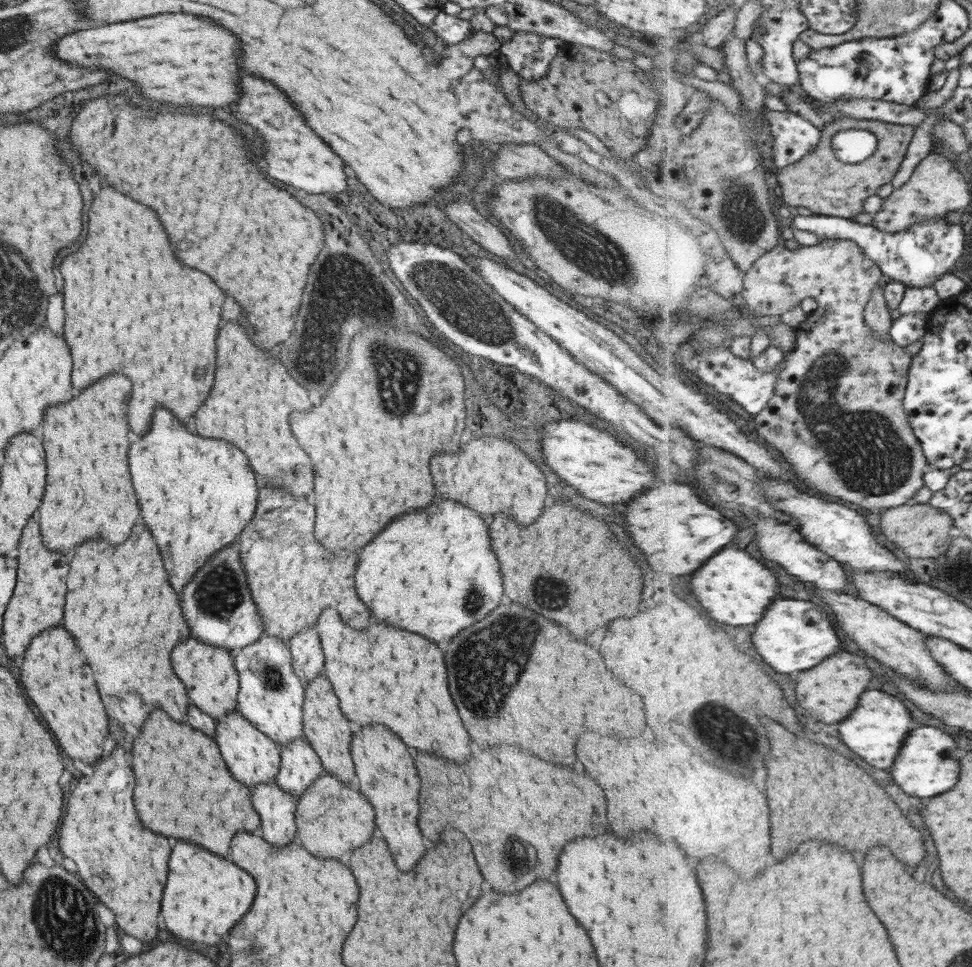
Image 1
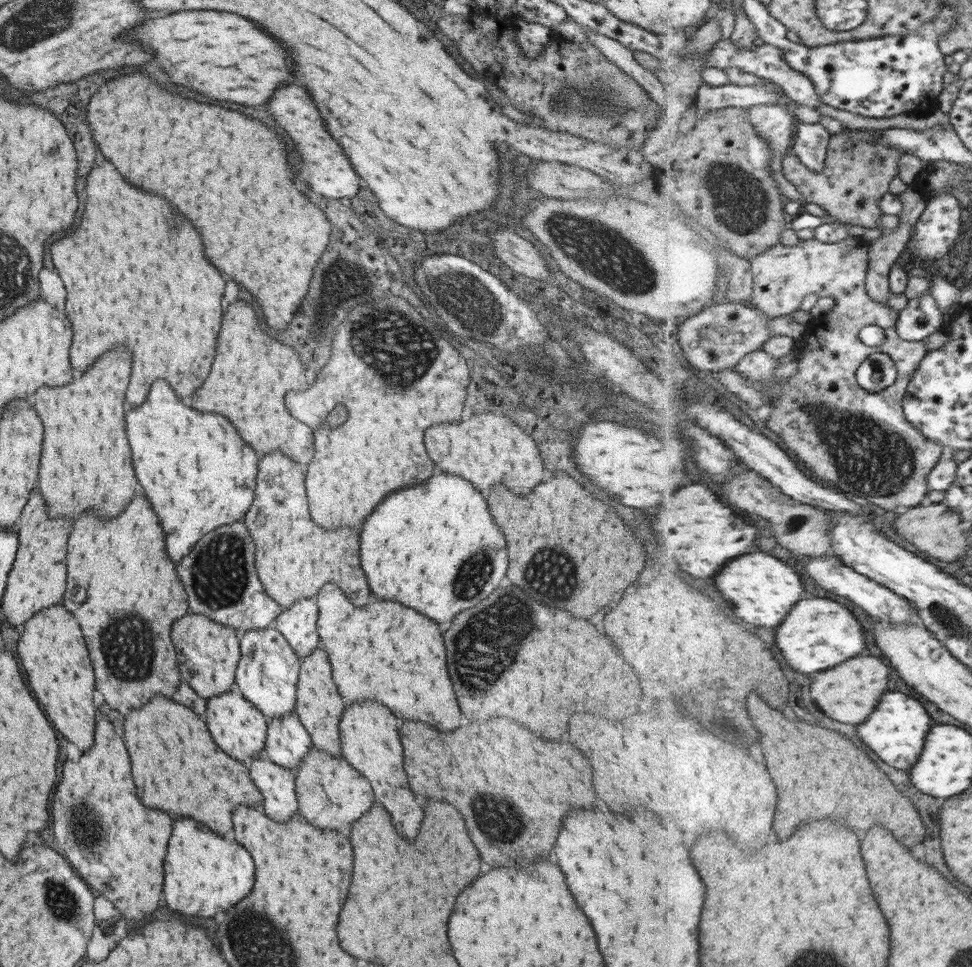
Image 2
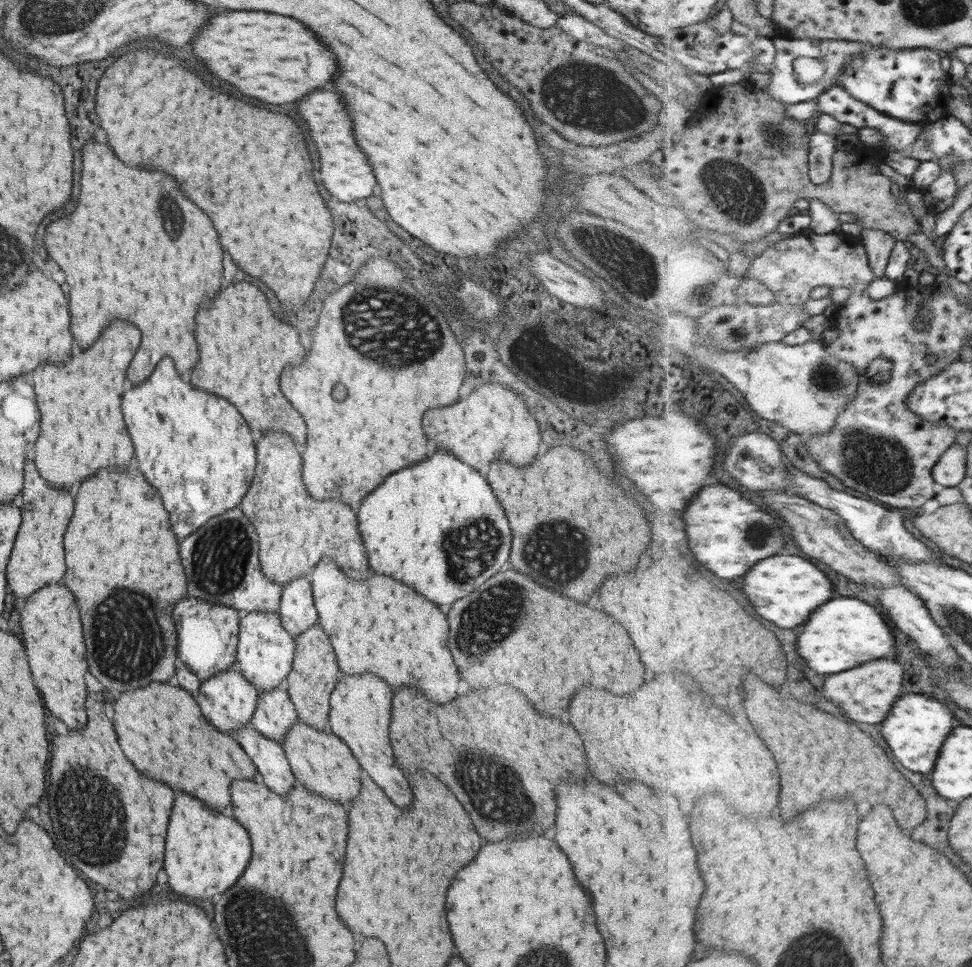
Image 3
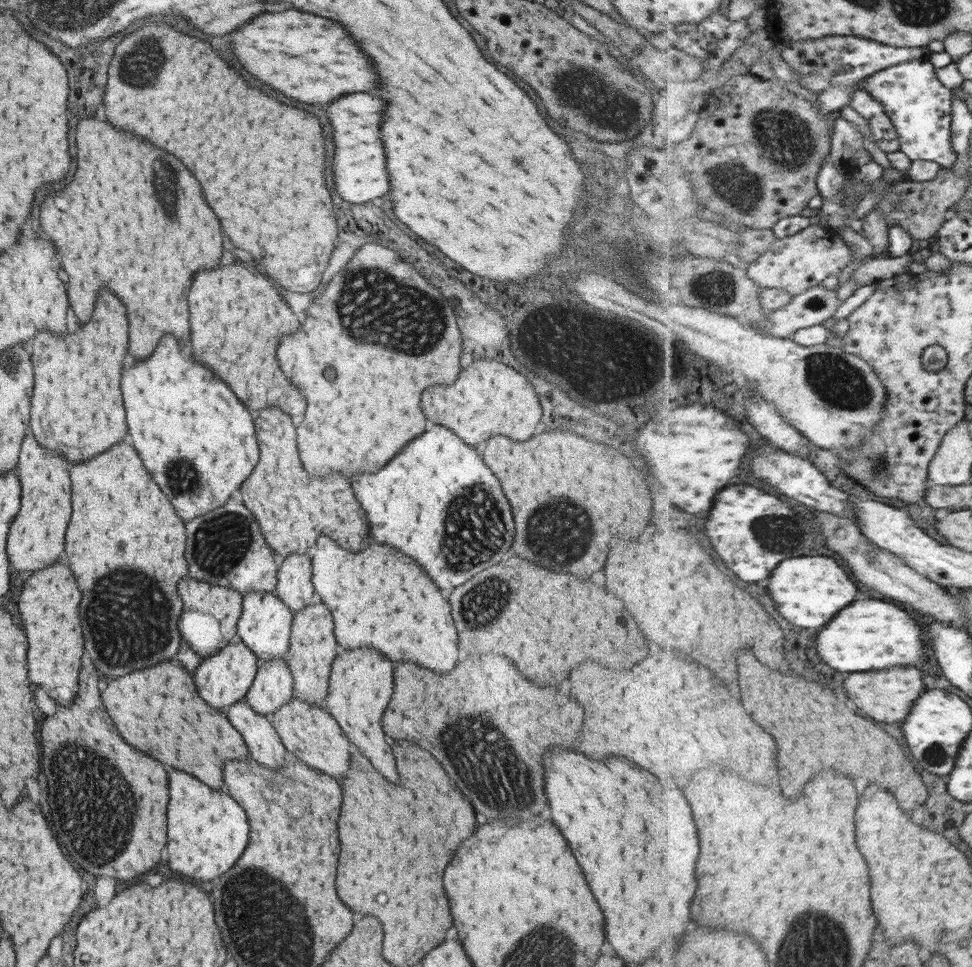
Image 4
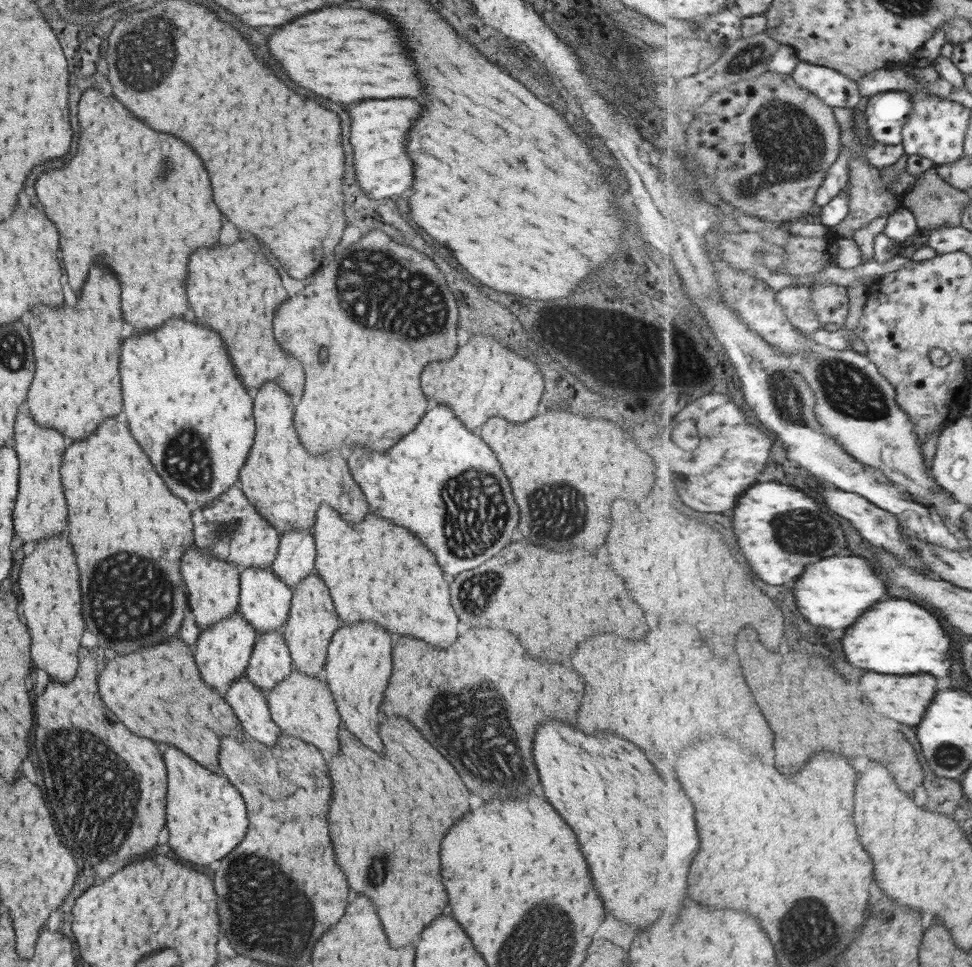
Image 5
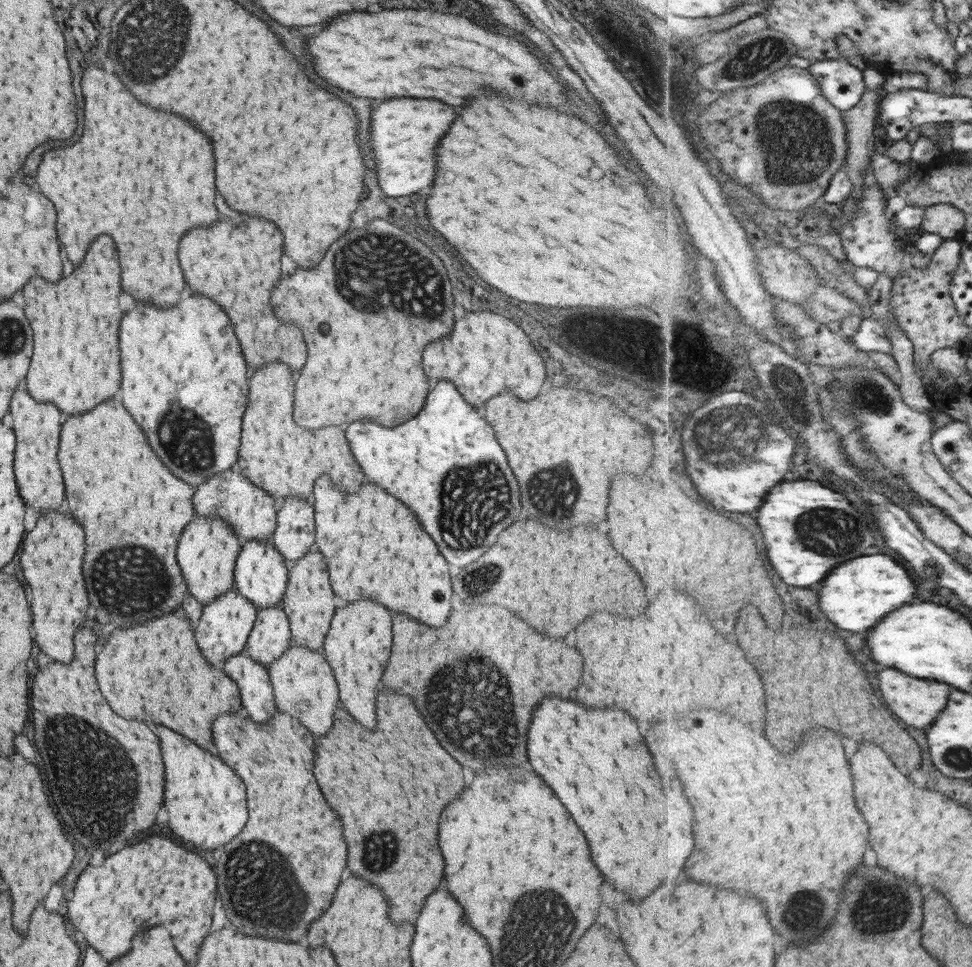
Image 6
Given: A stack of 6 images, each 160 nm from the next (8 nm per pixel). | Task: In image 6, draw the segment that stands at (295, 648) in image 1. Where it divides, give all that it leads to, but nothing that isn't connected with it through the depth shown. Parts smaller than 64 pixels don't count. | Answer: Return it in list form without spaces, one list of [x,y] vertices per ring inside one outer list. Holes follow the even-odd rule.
[[[300,498],[279,502],[270,543],[287,564],[299,560],[313,544],[313,510]]]

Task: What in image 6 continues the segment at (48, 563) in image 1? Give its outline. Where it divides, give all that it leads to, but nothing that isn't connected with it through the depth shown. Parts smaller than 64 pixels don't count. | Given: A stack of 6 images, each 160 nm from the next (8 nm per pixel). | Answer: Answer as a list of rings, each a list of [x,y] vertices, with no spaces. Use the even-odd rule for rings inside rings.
[[[17,388],[17,392],[11,395],[9,401],[9,418],[11,418],[11,430],[14,432],[15,448],[13,457],[14,481],[20,499],[25,502],[27,508],[35,508],[37,514],[43,514],[47,510],[57,510],[63,502],[63,480],[57,466],[57,420],[61,424],[61,414],[57,418],[55,406],[49,404],[37,404],[29,398],[27,392]]]

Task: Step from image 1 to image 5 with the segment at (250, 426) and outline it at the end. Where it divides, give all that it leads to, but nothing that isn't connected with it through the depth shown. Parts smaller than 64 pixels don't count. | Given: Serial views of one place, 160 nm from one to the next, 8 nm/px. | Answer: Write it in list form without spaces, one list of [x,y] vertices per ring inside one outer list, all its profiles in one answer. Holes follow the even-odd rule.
[[[239,240],[227,248],[197,248],[189,256],[185,290],[195,322],[221,336],[233,370],[245,390],[257,390],[263,382],[275,380],[289,396],[301,396],[303,368],[277,346],[273,334],[269,336],[273,312],[287,294],[281,288],[275,268],[267,264],[259,248],[253,250],[247,240]]]

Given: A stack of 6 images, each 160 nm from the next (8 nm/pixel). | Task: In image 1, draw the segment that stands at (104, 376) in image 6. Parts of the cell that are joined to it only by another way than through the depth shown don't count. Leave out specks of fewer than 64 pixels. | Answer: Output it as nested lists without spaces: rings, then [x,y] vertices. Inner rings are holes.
[[[111,374],[91,384],[75,400],[47,408],[41,426],[47,478],[45,478],[45,494],[37,510],[41,538],[47,550],[65,554],[75,548],[71,544],[79,544],[89,538],[103,538],[113,546],[127,540],[131,526],[137,520],[137,500],[133,496],[133,488],[127,472],[129,440],[125,426],[125,408],[127,408],[129,392],[131,392],[129,380],[121,374]]]

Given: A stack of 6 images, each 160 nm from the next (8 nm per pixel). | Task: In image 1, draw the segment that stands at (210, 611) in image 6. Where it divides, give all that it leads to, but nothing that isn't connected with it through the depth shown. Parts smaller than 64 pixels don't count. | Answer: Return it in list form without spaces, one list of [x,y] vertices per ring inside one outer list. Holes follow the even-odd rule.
[[[236,709],[214,722],[216,724],[215,742],[219,746],[219,752],[231,776],[250,790],[259,783],[273,783],[280,763],[279,748],[276,744],[257,728],[251,726],[249,721],[245,721]]]

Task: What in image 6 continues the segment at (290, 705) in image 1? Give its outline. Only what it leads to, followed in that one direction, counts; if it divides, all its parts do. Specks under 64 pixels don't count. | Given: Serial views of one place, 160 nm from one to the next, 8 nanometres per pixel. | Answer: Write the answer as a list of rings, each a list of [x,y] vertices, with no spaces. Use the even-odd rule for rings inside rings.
[[[246,540],[241,542],[241,545],[233,571],[233,589],[251,602],[256,609],[280,606],[286,589],[289,564],[273,548],[270,541]]]

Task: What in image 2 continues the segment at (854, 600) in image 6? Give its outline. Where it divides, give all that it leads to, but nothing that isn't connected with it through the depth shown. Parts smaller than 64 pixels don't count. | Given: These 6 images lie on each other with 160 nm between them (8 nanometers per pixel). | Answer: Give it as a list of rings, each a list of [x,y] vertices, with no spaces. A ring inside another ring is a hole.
[[[765,552],[744,554],[735,558],[735,562],[728,562],[727,568],[721,570],[714,580],[725,600],[734,604],[734,615],[757,626],[777,628],[788,617],[795,604],[807,598],[801,576],[795,572],[795,568]]]

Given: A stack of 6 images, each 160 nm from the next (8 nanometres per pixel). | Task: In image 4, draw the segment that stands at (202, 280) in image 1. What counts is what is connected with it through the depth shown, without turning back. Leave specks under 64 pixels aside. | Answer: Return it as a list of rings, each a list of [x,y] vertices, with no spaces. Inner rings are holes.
[[[85,118],[77,124],[77,168],[75,168],[75,174],[73,174],[73,180],[63,188],[63,190],[51,190],[51,194],[57,194],[57,196],[45,196],[45,200],[41,202],[41,212],[39,212],[39,226],[41,230],[49,236],[53,236],[53,244],[57,244],[57,254],[61,256],[61,262],[69,264],[65,266],[65,272],[69,274],[69,286],[67,286],[67,298],[69,298],[69,306],[77,318],[77,324],[85,324],[91,316],[91,310],[93,310],[93,304],[97,300],[97,292],[103,288],[103,290],[109,290],[113,292],[121,302],[123,306],[127,308],[126,318],[128,321],[128,353],[134,360],[143,360],[147,358],[155,344],[159,342],[161,336],[165,334],[173,334],[177,340],[181,342],[187,342],[189,340],[189,324],[187,324],[187,290],[191,286],[191,276],[203,268],[213,268],[215,260],[219,262],[221,258],[221,230],[219,230],[219,224],[217,224],[217,218],[215,214],[209,210],[207,204],[203,204],[203,196],[201,196],[201,190],[199,190],[199,184],[195,182],[195,178],[183,168],[183,164],[177,160],[177,158],[171,158],[167,152],[159,150],[159,148],[153,148],[149,146],[147,142],[135,138],[135,136],[129,136],[129,134],[121,134],[117,130],[113,130],[107,122],[99,122],[95,118]]]

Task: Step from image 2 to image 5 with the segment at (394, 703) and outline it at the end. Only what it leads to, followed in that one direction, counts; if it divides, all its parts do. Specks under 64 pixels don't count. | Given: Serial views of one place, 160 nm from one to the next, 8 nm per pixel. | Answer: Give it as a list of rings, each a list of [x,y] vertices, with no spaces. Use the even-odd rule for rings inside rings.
[[[319,506],[313,538],[317,550],[313,572],[327,586],[343,624],[369,620],[391,634],[407,634],[437,648],[455,642],[457,618],[449,606],[447,584],[433,554],[407,530],[373,514],[359,526],[349,526],[331,508]]]

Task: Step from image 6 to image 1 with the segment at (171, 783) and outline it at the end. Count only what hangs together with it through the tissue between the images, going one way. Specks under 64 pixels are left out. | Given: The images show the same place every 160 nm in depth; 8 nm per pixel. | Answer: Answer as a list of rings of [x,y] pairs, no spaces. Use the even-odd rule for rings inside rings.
[[[177,842],[169,856],[167,882],[161,898],[165,930],[179,940],[213,946],[231,930],[231,924],[235,924],[249,910],[253,894],[253,878],[239,870],[235,864],[223,858],[215,858],[193,844]]]

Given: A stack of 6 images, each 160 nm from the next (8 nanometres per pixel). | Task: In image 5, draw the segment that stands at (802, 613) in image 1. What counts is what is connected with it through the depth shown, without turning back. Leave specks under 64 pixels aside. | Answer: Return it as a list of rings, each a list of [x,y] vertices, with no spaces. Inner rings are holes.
[[[887,600],[875,604],[843,636],[843,650],[855,668],[881,674],[935,674],[947,676],[953,668],[953,638],[943,630],[939,618],[909,600]]]

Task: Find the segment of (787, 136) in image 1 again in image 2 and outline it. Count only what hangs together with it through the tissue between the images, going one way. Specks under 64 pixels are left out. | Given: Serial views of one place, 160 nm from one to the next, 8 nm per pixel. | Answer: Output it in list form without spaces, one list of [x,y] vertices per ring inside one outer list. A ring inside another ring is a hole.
[[[796,122],[796,134],[792,150],[802,163],[817,174],[825,168],[827,146],[832,134],[821,123]]]

